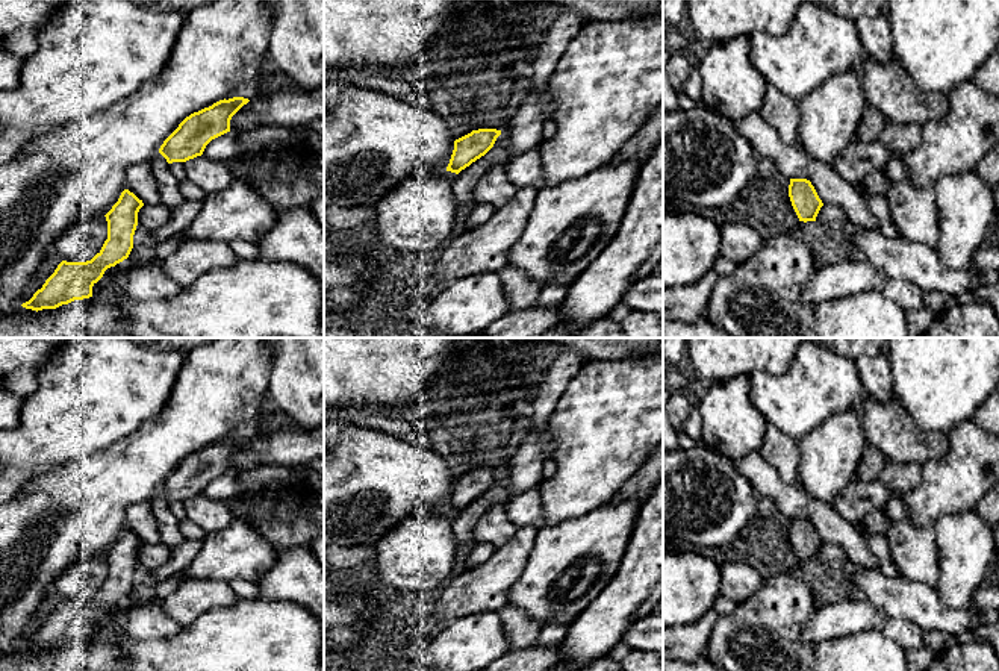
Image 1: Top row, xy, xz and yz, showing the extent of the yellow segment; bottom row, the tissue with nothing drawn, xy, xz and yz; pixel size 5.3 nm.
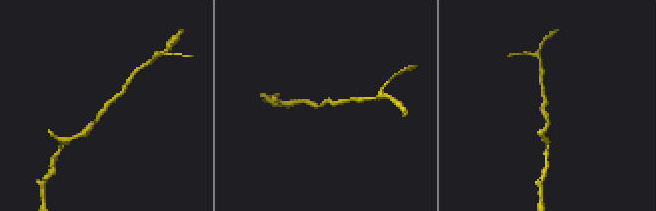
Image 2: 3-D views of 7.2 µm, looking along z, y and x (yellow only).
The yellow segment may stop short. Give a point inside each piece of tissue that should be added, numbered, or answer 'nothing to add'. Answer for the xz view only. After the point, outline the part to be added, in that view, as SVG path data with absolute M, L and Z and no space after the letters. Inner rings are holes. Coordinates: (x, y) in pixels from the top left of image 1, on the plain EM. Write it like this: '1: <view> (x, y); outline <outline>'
nothing to add

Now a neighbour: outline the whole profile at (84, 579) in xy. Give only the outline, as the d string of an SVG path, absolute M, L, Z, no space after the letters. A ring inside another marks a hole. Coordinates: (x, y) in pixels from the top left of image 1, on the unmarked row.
M89 554L74 562L54 582L54 591L67 601L86 601L100 592L107 579L104 554Z

